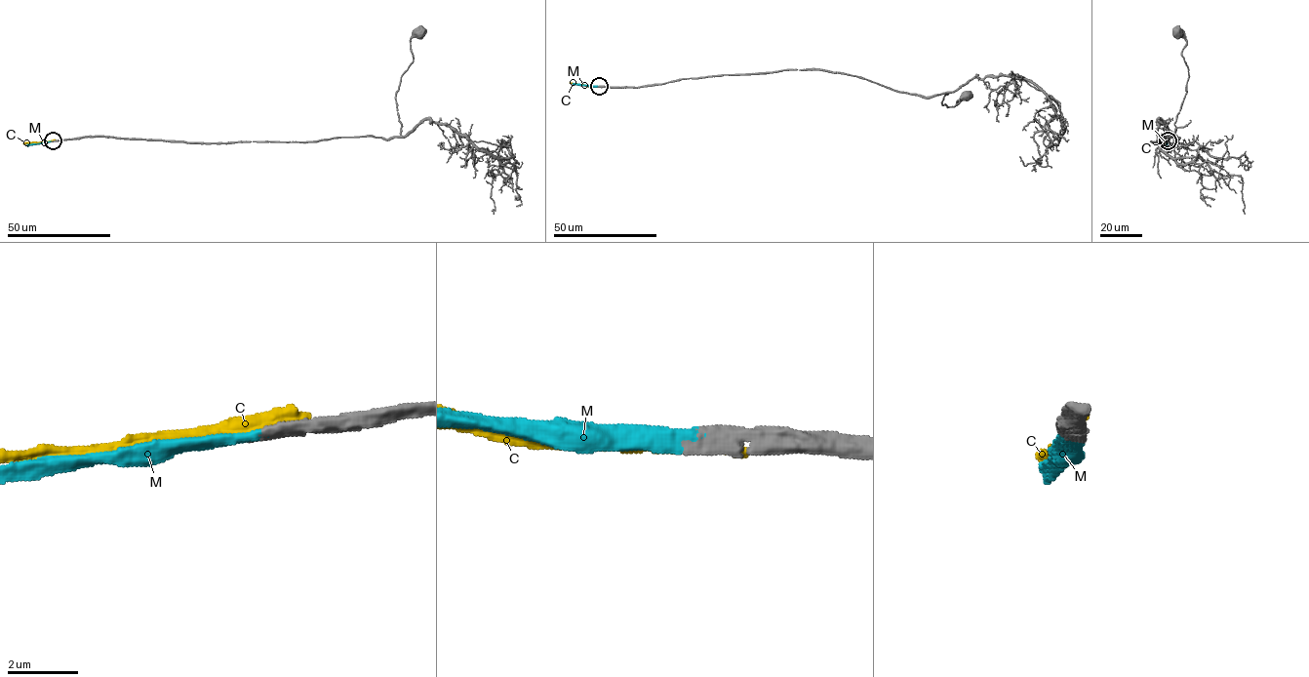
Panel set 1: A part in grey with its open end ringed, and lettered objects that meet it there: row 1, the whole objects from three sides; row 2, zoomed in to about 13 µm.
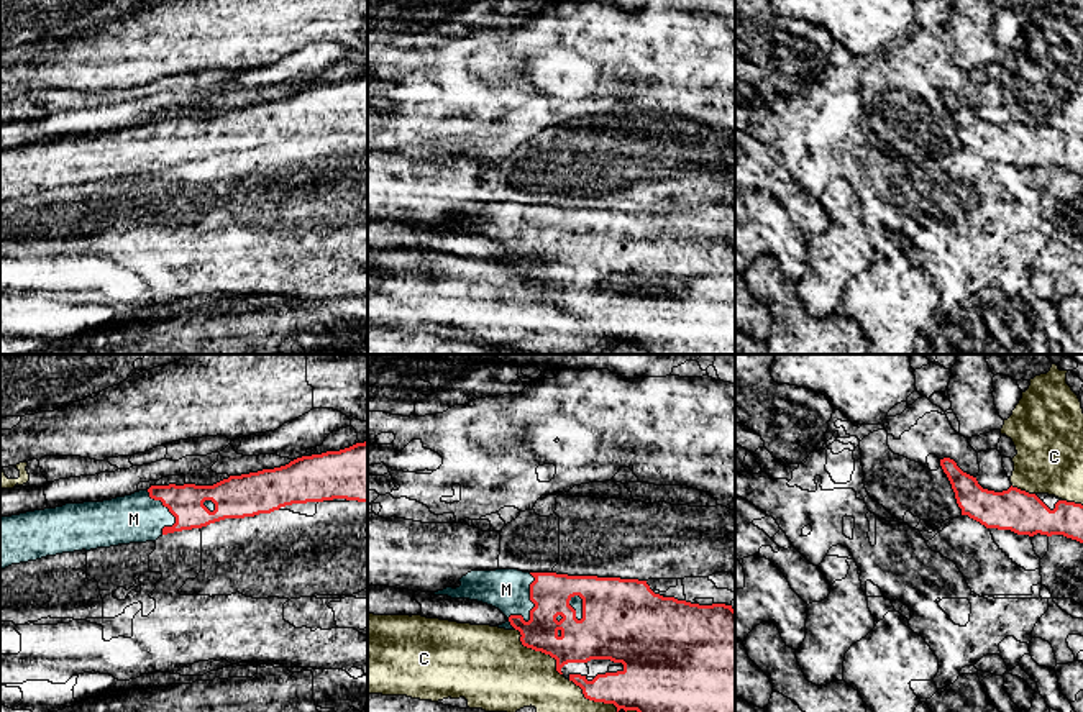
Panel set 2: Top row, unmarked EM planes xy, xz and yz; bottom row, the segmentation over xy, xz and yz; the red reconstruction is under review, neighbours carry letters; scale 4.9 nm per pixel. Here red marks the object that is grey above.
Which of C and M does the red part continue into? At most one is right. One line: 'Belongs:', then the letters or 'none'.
Belongs: M

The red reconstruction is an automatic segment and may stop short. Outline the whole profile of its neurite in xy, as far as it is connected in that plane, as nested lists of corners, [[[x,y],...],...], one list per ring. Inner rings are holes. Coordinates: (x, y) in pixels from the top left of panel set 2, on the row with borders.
[[[368,441],[213,486],[151,486],[112,500],[0,517],[0,569],[333,499],[368,502]]]

